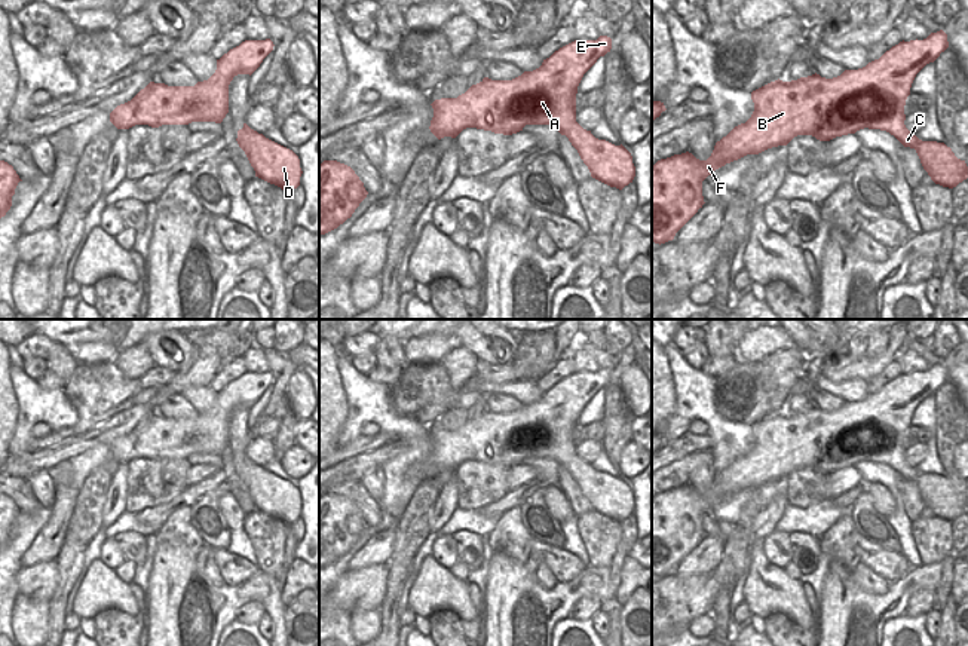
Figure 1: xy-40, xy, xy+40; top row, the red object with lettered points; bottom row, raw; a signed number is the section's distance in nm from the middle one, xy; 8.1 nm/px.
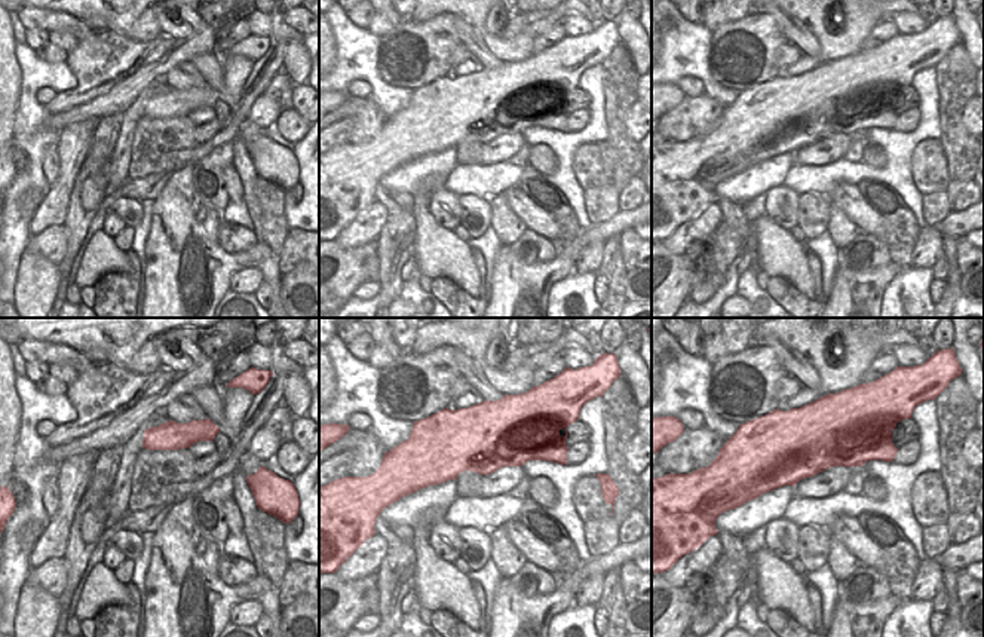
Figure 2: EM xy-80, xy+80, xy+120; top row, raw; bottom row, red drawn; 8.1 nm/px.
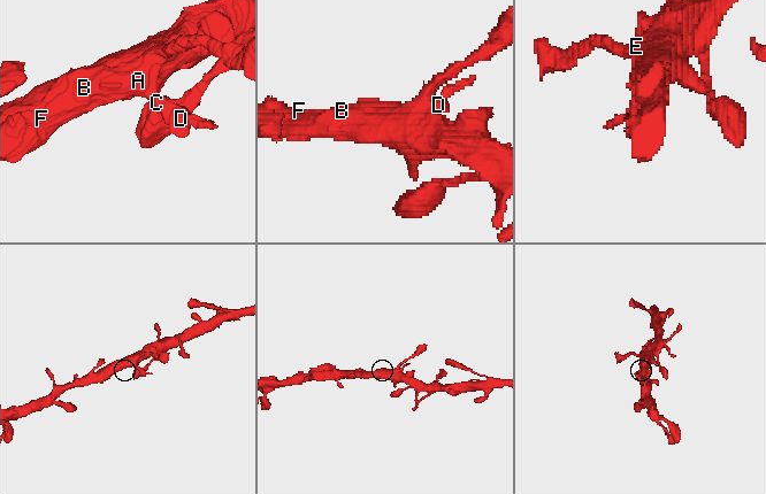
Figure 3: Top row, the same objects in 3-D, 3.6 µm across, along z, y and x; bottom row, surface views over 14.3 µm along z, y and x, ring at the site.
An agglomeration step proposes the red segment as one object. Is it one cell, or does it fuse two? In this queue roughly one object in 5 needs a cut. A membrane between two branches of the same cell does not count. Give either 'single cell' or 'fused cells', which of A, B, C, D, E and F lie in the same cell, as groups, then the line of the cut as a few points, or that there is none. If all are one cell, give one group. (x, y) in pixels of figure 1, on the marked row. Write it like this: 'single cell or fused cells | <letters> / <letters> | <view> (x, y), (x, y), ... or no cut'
single cell | A B C D E F | no cut

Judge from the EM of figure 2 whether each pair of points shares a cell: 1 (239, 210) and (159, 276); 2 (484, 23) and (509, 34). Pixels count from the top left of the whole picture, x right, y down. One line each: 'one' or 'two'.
1: two
2: one

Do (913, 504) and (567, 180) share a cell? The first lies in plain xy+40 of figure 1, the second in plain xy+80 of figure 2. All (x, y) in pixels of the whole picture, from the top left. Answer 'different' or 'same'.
different

